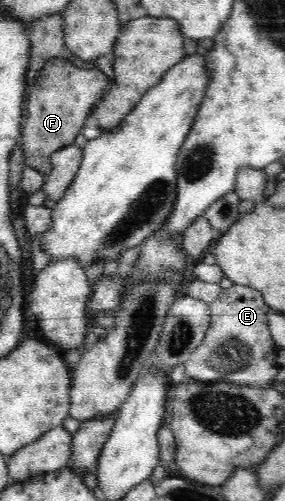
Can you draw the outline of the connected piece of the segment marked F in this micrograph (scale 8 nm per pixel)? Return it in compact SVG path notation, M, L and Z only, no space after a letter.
M59 56L48 59L27 89L20 140L25 165L47 176L52 169L52 153L74 143L96 101L105 95L106 85L108 79L98 68L78 68Z

